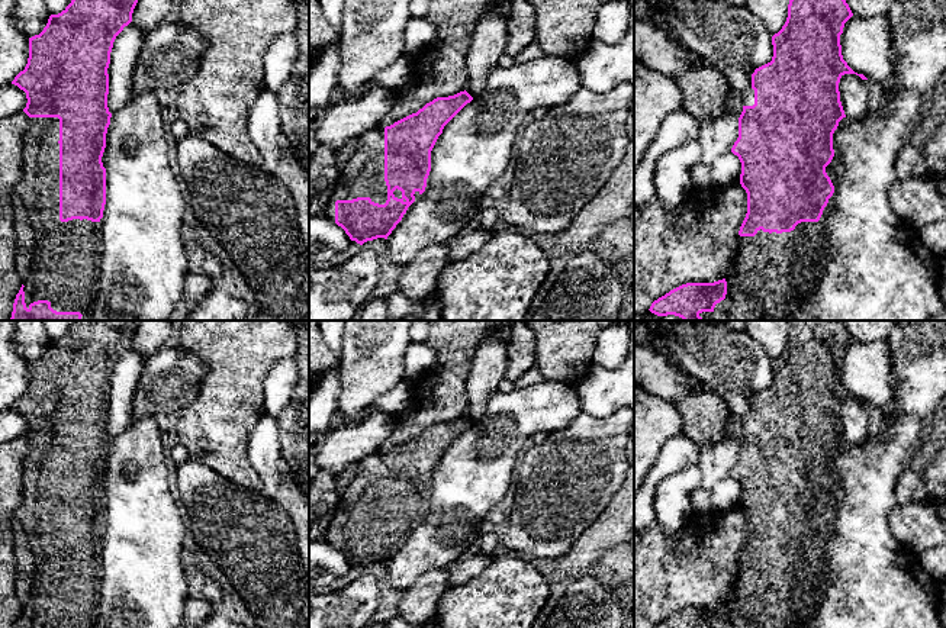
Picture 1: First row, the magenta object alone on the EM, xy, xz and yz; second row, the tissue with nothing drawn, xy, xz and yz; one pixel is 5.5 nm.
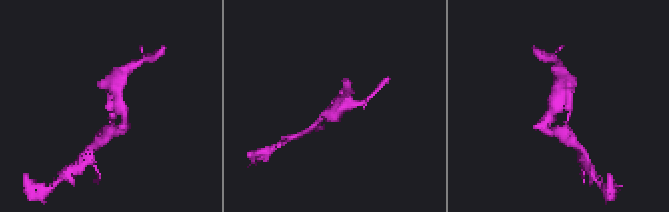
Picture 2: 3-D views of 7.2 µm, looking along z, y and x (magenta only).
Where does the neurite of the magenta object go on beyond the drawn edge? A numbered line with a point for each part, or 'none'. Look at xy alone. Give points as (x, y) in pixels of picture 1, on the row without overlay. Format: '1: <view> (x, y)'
1: xy (66, 579)

